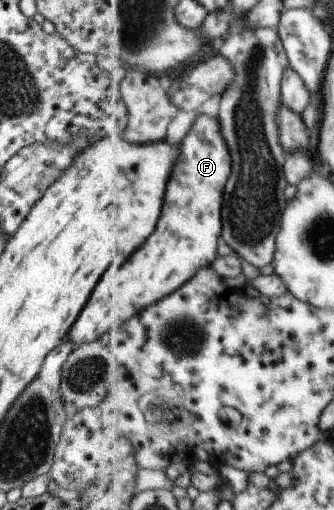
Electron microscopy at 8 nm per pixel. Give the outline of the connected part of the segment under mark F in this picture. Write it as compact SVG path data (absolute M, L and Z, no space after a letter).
M211 115L197 117L181 143L181 163L177 163L177 171L173 171L173 183L169 183L169 195L165 197L165 215L161 217L157 231L149 237L149 243L121 267L121 271L111 267L101 275L89 301L69 329L69 343L78 348L101 339L111 328L119 331L129 319L189 283L197 271L213 265L218 257L217 247L223 229L223 191L231 173L233 159L221 133L219 119Z

